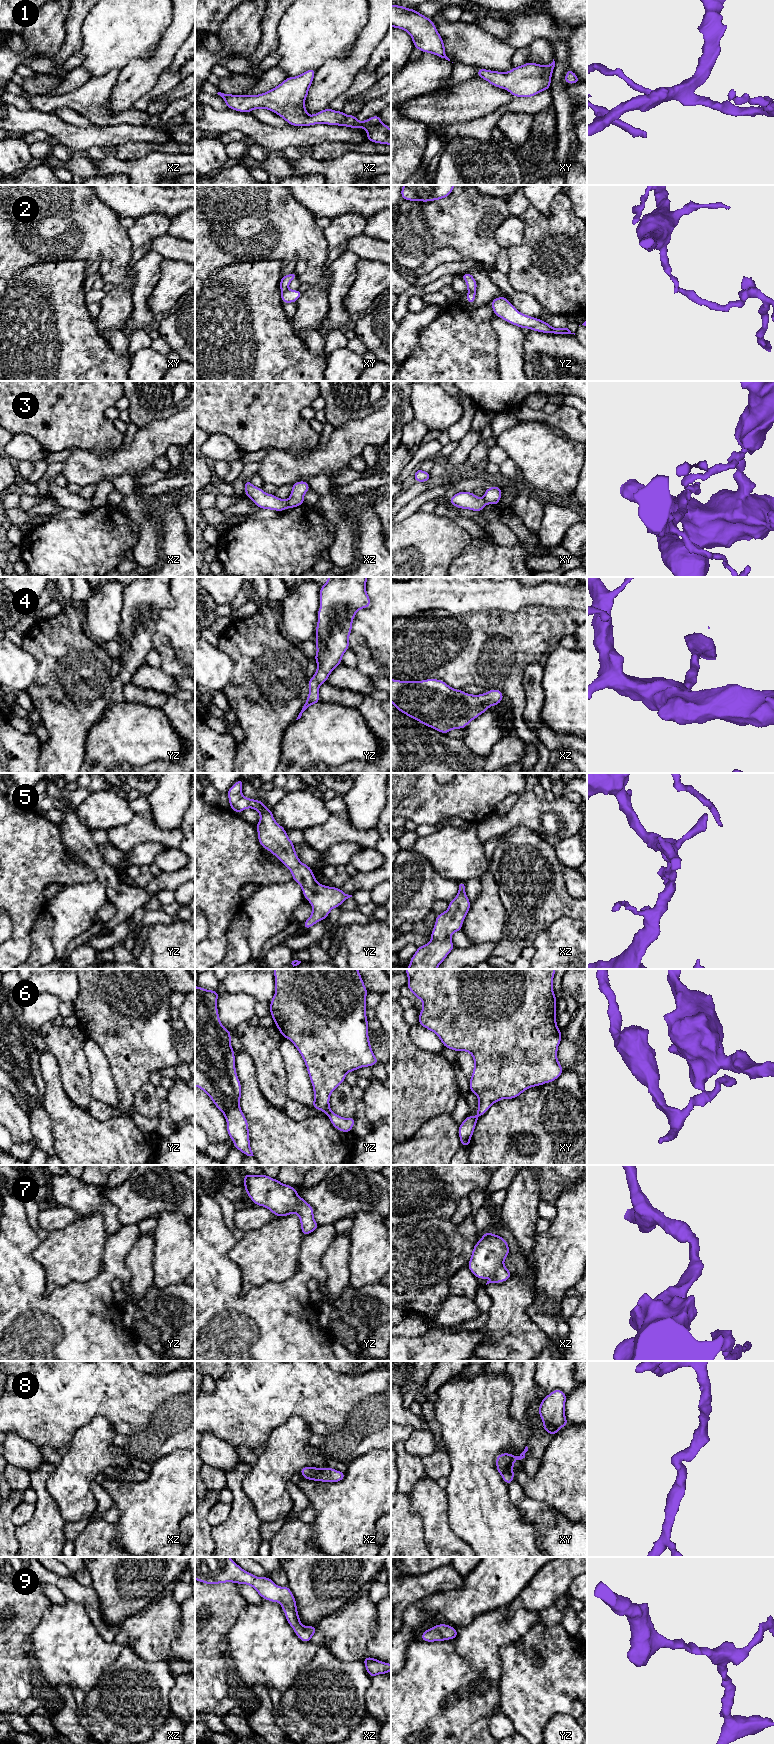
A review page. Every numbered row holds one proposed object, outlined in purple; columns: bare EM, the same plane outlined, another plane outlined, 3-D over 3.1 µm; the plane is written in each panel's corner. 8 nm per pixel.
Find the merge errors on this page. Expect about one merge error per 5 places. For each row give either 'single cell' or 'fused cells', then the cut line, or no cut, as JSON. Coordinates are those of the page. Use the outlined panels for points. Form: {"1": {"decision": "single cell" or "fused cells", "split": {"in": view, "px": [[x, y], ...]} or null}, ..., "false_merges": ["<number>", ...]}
{"1": {"decision": "single cell", "split": null}, "2": {"decision": "fused cells", "split": {"in": "xy", "px": [[288, 289], [281, 293]]}}, "3": {"decision": "fused cells", "split": {"in": "xz", "px": [[287, 500], [288, 507]]}}, "4": {"decision": "single cell", "split": null}, "5": {"decision": "single cell", "split": null}, "6": {"decision": "fused cells", "split": {"in": "yz", "px": [[332, 1112], [328, 1115]]}}, "7": {"decision": "single cell", "split": null}, "8": {"decision": "single cell", "split": null}, "9": {"decision": "single cell", "split": null}, "false_merges": ["2", "3", "6"]}

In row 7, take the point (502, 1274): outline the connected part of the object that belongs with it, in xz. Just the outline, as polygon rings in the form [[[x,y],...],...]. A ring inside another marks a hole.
[[[485,1232],[473,1247],[467,1267],[478,1279],[489,1277],[486,1285],[505,1282],[512,1276],[503,1264],[509,1253],[508,1242],[503,1237]]]

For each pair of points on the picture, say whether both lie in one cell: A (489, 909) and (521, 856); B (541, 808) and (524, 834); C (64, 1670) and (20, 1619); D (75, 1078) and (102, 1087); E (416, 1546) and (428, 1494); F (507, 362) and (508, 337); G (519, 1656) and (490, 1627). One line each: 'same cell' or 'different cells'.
A: different cells
B: different cells
C: different cells
D: different cells
E: different cells
F: same cell
G: different cells

